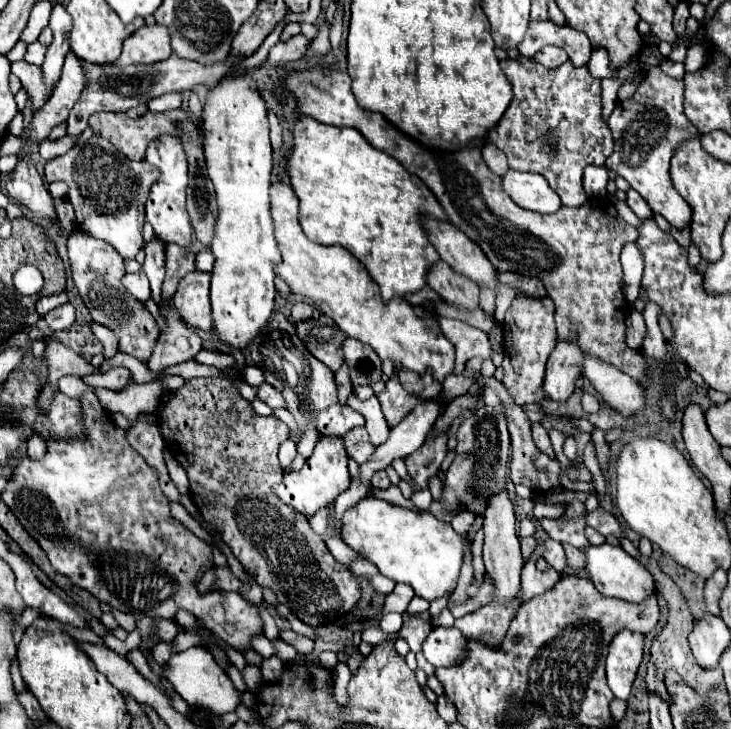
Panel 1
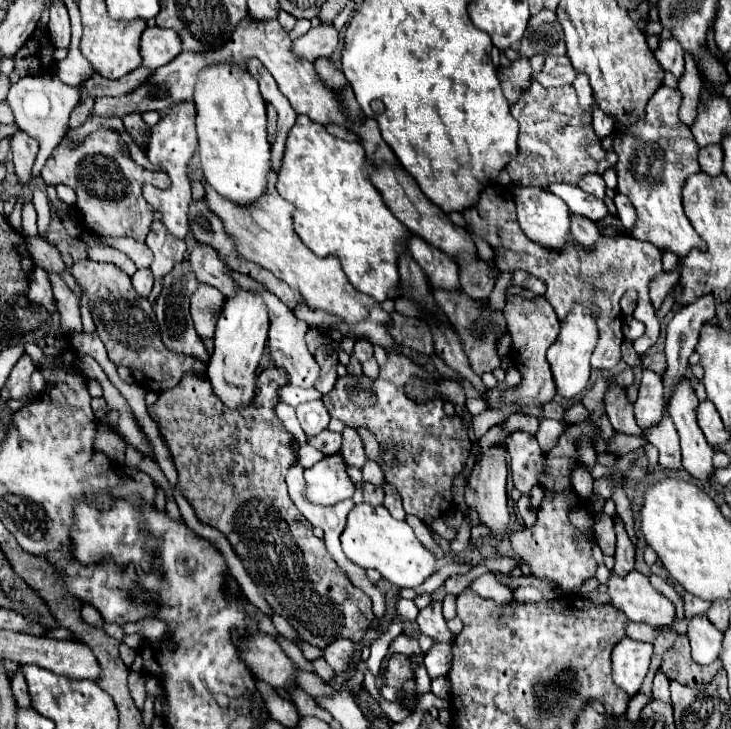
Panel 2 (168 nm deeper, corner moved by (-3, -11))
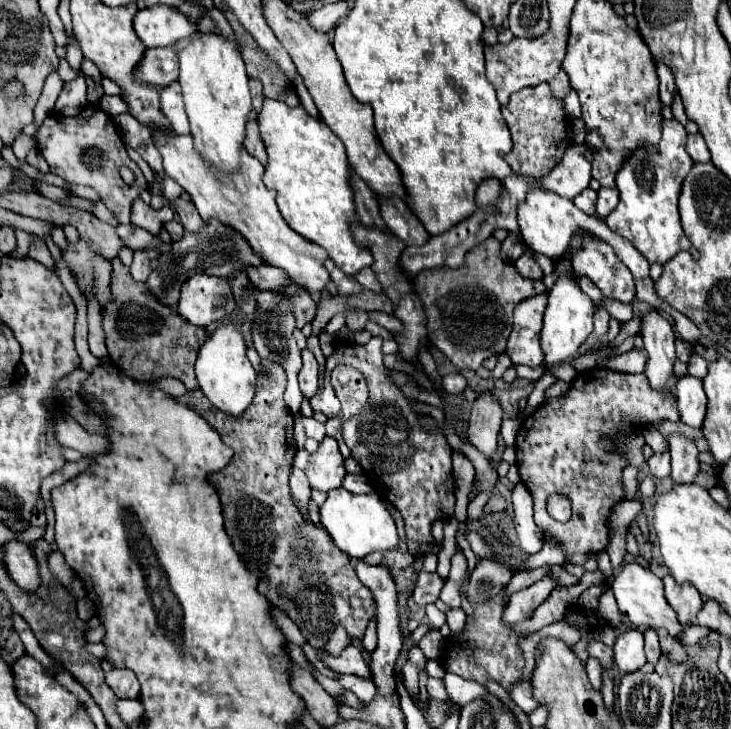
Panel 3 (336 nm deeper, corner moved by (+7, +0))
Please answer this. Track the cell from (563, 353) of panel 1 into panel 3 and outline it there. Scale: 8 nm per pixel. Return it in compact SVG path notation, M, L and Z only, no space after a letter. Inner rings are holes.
M562 262L556 266L556 272L560 276L552 286L552 290L548 292L548 308L544 312L544 328L542 328L542 350L548 366L562 364L572 356L576 356L578 348L592 334L592 328L594 328L596 308L588 298L588 294L580 290L578 282L568 276L568 270L570 270L570 262Z

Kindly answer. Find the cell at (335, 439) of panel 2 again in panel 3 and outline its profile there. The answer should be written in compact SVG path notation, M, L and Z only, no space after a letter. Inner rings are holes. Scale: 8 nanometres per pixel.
M302 418L302 424L304 424L304 428L306 428L306 436L308 436L308 438L314 438L314 440L322 442L322 438L326 436L324 424L320 424L320 422L314 420L314 418Z

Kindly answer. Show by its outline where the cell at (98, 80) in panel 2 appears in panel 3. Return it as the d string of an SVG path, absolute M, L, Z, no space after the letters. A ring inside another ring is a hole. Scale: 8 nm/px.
M176 44L164 48L148 48L140 66L136 68L136 78L154 86L168 86L178 80L178 56L172 52Z

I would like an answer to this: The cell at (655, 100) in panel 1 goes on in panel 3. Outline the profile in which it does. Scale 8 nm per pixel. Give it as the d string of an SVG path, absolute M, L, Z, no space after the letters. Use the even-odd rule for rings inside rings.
M664 120L662 124L662 140L658 150L636 150L616 176L616 188L620 192L620 202L614 212L606 218L606 226L630 240L634 248L650 262L666 264L678 252L692 252L696 258L696 250L684 236L678 214L678 196L684 178L694 166L692 158L686 152L686 130L676 120Z

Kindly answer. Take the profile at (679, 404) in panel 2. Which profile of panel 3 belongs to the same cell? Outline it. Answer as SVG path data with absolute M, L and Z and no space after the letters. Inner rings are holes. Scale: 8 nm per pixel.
M648 310L642 316L640 336L644 340L644 348L648 350L648 364L646 364L646 376L652 386L662 388L666 380L674 374L672 362L676 358L674 352L674 330L670 322L656 310Z

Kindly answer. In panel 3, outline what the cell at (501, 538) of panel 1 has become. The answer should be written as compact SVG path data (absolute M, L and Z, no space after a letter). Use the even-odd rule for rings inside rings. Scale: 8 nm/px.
M490 392L480 394L476 398L472 414L470 414L468 438L488 458L492 458L492 454L496 452L500 422L502 422L502 408L500 408L500 402L496 400L496 396Z

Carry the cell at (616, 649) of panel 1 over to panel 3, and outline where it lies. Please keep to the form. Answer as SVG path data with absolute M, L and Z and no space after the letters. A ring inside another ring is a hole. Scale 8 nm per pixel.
M626 630L626 632L618 634L616 644L614 644L614 660L622 674L640 670L646 664L642 632Z

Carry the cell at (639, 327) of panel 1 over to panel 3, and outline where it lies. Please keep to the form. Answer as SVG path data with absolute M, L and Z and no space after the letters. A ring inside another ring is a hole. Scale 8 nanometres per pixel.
M692 354L692 358L688 360L688 374L696 376L696 378L704 378L708 374L708 362L704 358L700 358L698 354Z

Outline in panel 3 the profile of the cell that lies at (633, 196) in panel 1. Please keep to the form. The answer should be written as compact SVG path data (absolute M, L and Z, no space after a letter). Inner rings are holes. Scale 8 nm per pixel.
M600 188L598 190L598 204L596 204L596 216L604 220L618 204L618 192L612 188Z

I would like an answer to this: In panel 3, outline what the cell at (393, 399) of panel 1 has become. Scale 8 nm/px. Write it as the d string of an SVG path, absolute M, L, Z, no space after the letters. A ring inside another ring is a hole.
M372 338L368 344L336 340L334 352L332 356L328 356L326 362L324 390L318 390L310 400L314 412L322 412L328 416L338 414L340 404L336 402L330 374L340 364L358 370L368 384L366 406L342 424L344 442L352 450L352 456L360 462L374 490L402 514L406 522L408 552L412 556L418 556L422 544L436 544L432 536L432 524L436 520L448 520L454 516L452 450L438 430L422 430L422 426L418 424L418 414L410 410L406 396L390 382L388 368L384 368L382 364L382 338Z

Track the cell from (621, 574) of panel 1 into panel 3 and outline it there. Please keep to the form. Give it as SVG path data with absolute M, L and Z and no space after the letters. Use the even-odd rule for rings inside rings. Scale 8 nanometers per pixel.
M632 562L632 564L626 564L622 566L622 570L614 576L612 580L612 592L616 596L616 602L618 602L618 608L624 616L628 616L628 620L638 626L638 628L646 628L646 626L652 626L652 628L664 628L672 638L680 640L680 634L682 634L682 626L676 618L676 612L672 610L672 606L666 602L664 598L664 586L662 586L662 580L652 574L648 568L642 568L640 564Z

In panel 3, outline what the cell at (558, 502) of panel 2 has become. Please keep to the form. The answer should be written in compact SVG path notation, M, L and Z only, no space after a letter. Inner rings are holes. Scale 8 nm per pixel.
M598 366L578 372L564 396L542 402L534 414L522 420L516 438L516 464L534 498L534 520L540 530L552 534L568 556L574 552L598 554L608 546L608 520L612 508L624 500L622 470L628 466L622 452L610 442L618 432L644 430L664 420L680 420L676 396L656 392L644 372L624 374ZM550 494L562 494L572 500L572 518L568 522L556 522L546 512Z

